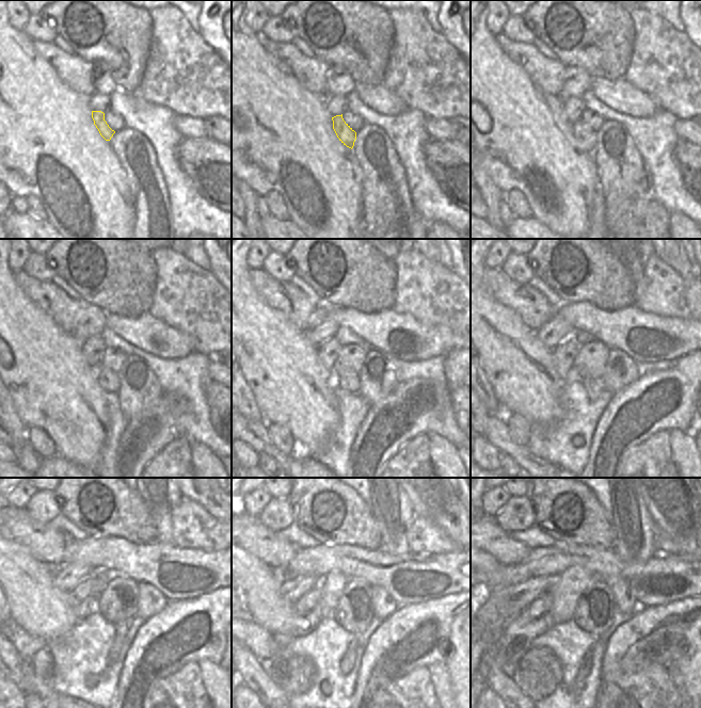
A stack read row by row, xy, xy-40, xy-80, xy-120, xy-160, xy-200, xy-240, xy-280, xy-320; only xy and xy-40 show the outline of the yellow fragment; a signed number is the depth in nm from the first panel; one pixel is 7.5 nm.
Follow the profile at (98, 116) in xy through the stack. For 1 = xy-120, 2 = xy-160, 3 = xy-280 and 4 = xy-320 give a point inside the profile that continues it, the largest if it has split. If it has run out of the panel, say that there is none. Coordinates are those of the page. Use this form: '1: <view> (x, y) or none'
1: xy-120 (109, 381)
2: xy-160 (345, 379)
3: xy-280 (357, 646)
4: xy-320 (596, 652)

